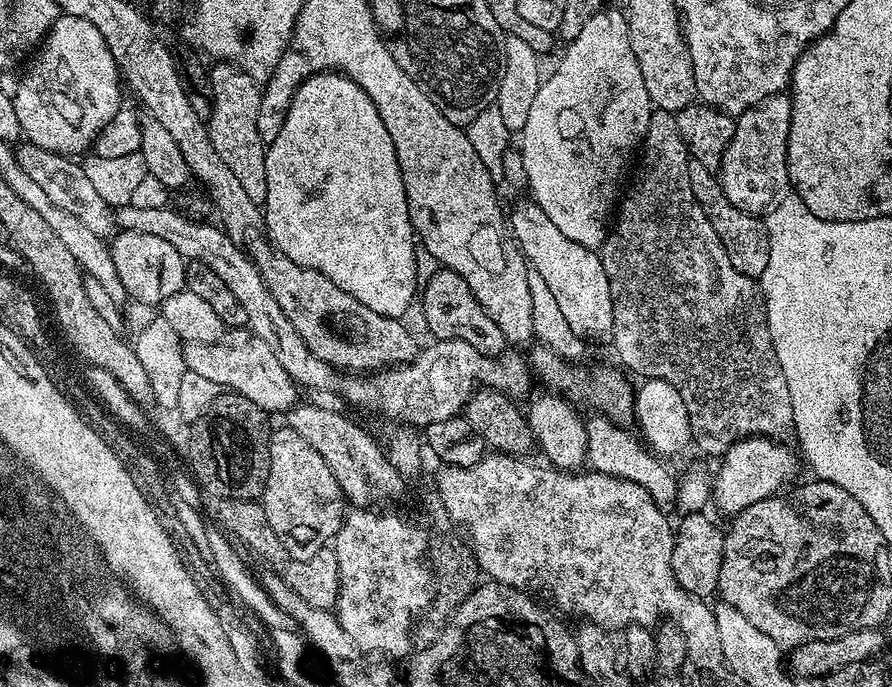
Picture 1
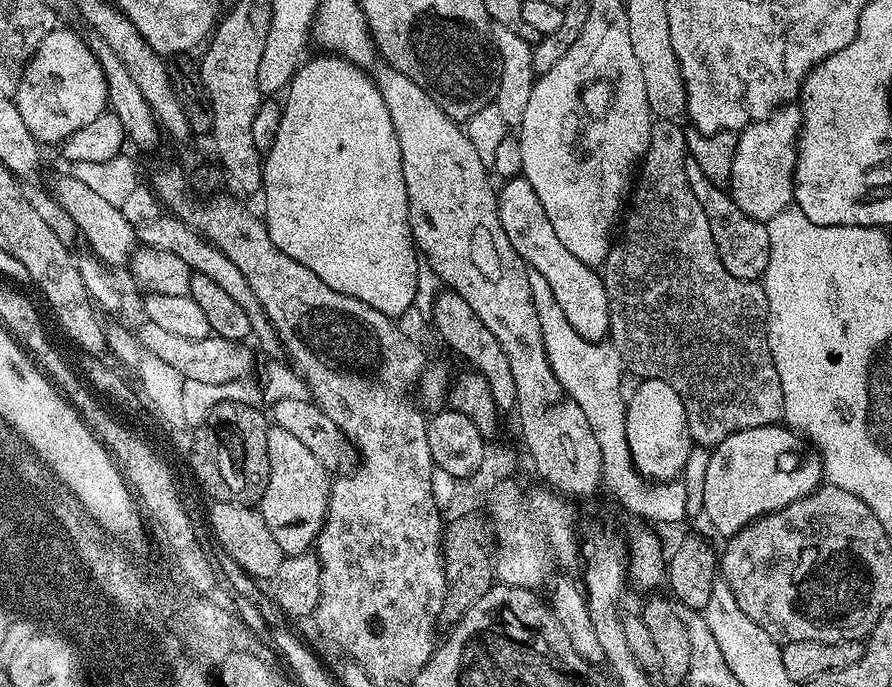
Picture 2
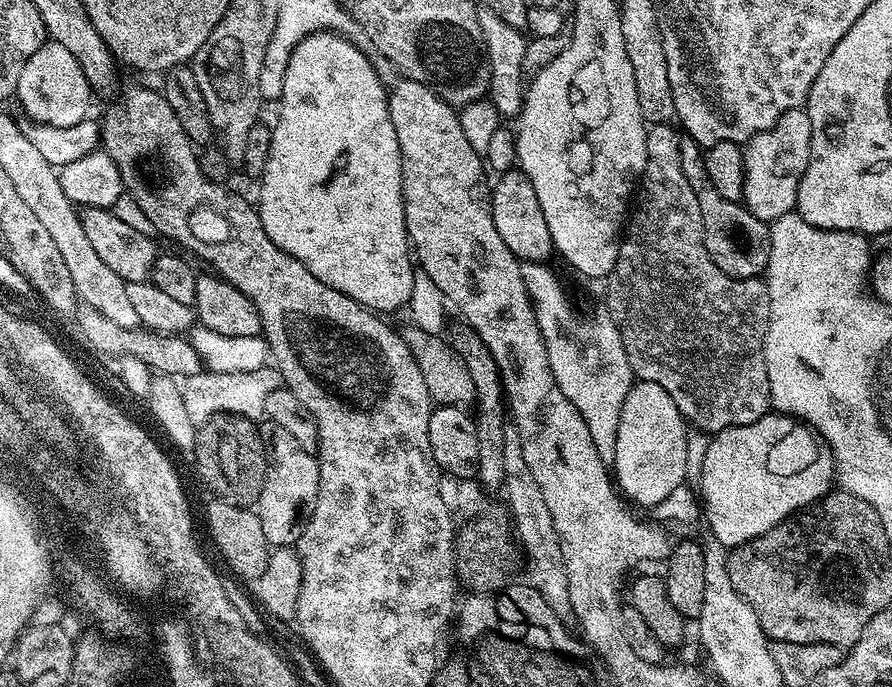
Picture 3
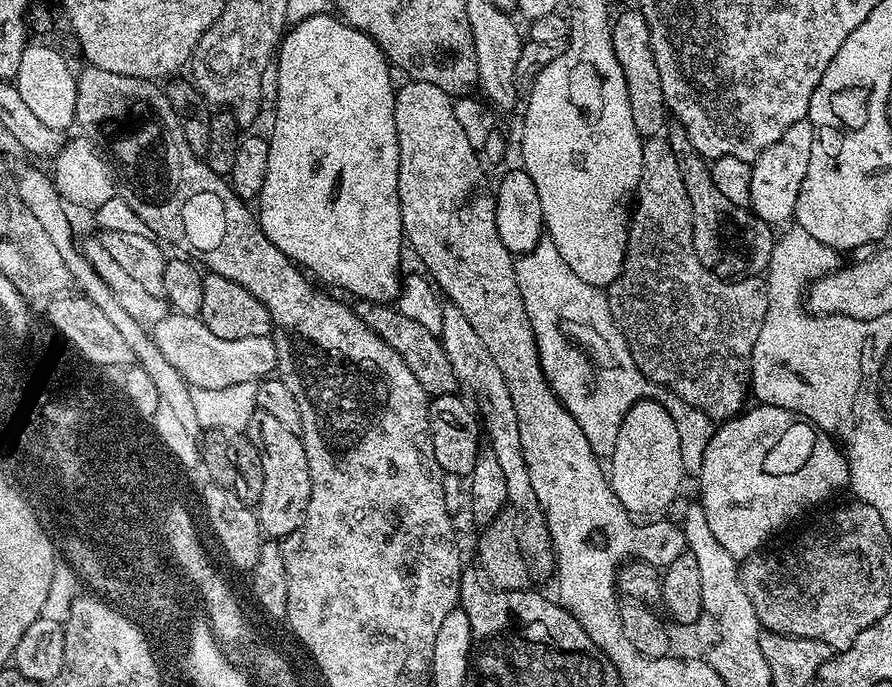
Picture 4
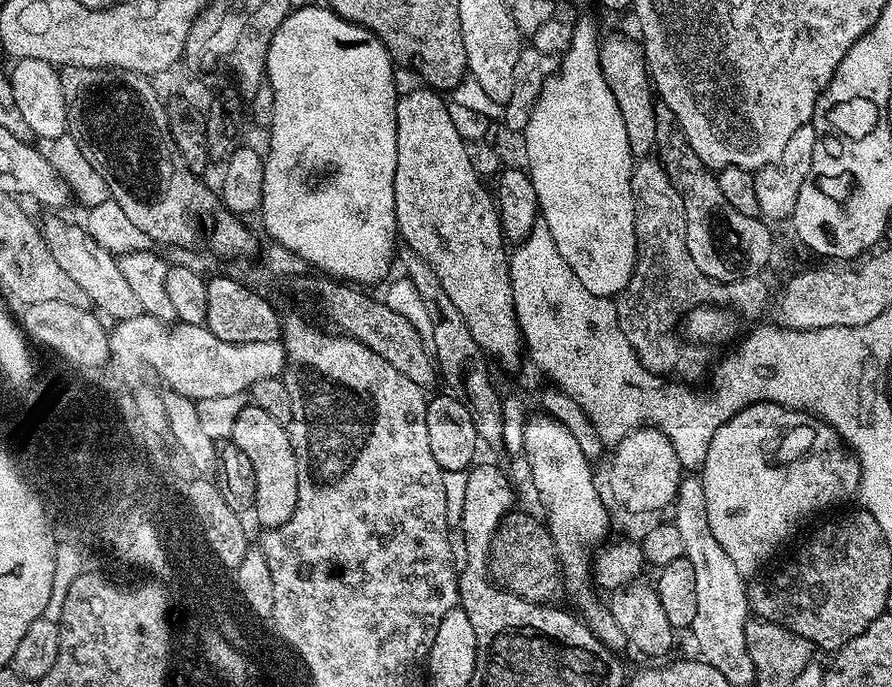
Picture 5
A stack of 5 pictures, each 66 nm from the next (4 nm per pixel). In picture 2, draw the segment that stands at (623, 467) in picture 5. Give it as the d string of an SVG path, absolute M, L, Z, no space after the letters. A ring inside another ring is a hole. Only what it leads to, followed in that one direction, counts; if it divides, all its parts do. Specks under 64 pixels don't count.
M641 379L636 390L631 392L626 405L625 434L627 436L629 450L634 465L645 479L654 482L667 482L677 479L684 471L686 458L692 452L694 441L689 430L689 423L686 421L686 410L677 391L666 383L664 379ZM656 393L667 394L669 400L660 398L656 401Z

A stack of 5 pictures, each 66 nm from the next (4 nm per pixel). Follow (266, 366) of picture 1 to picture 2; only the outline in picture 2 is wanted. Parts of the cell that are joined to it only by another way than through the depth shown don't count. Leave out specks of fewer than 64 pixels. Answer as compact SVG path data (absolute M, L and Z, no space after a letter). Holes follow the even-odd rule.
M147 320L141 324L142 326L136 330L136 337L143 351L147 355L162 359L162 362L169 363L187 380L222 385L231 380L241 380L253 375L252 352L244 348L248 346L243 343L223 340L221 336L215 334L207 336L205 340L183 338L178 334L169 334L162 329L162 326L157 326Z

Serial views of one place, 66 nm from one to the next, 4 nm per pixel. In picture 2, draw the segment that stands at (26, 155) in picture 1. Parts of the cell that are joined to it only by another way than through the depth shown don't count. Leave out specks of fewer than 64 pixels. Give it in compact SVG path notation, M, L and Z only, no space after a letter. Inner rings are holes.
M68 174L50 188L51 195L57 203L70 214L79 235L88 242L89 250L101 263L107 266L114 264L127 265L131 261L134 249L137 247L137 229L129 217L122 214L119 206L106 202L90 186L85 186L75 175Z

